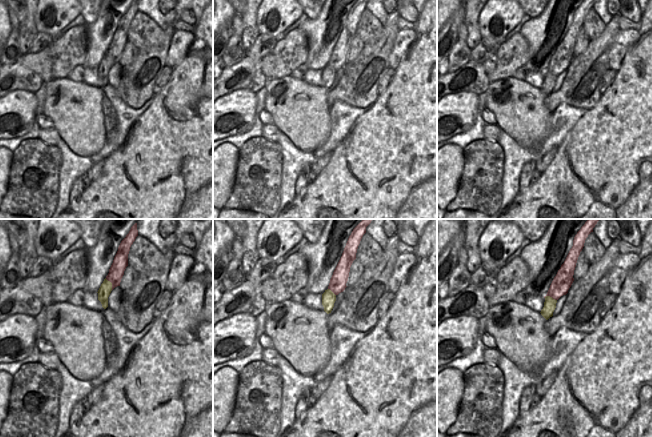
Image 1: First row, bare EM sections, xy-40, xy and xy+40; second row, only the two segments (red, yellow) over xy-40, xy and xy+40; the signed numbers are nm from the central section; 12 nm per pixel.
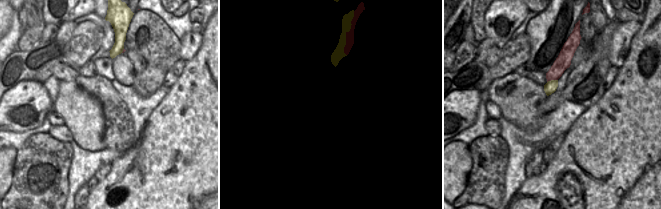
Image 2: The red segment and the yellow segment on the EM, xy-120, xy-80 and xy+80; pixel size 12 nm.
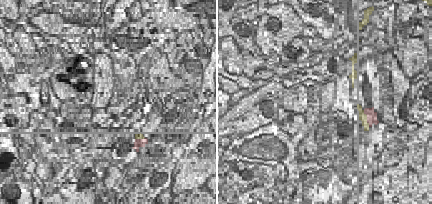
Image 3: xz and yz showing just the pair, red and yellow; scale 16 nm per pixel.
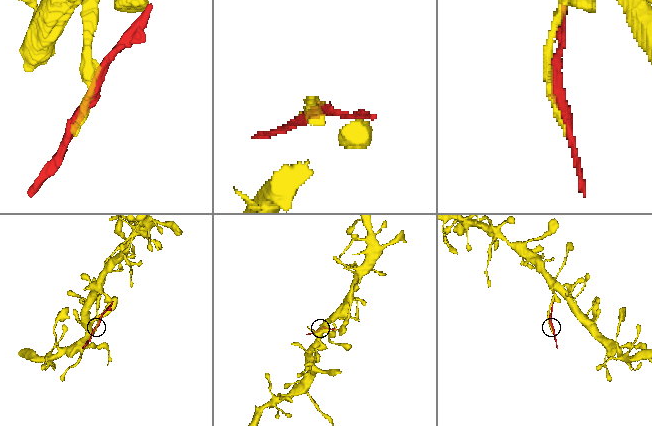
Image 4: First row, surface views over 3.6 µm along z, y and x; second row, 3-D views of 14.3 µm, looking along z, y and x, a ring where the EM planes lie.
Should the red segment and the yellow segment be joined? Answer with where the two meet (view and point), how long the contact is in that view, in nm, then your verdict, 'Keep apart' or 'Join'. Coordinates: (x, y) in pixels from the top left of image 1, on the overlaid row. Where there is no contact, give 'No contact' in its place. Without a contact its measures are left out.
Touches red at xy-40 (111, 282). Shared border 170 nm. Keep apart.

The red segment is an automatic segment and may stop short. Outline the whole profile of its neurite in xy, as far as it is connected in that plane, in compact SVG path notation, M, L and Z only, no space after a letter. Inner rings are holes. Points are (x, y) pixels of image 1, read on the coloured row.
M363 219L352 231L348 238L342 256L330 279L328 289L335 295L345 290L348 281L350 267L356 259L356 253L363 235L366 233L366 227L372 219Z

